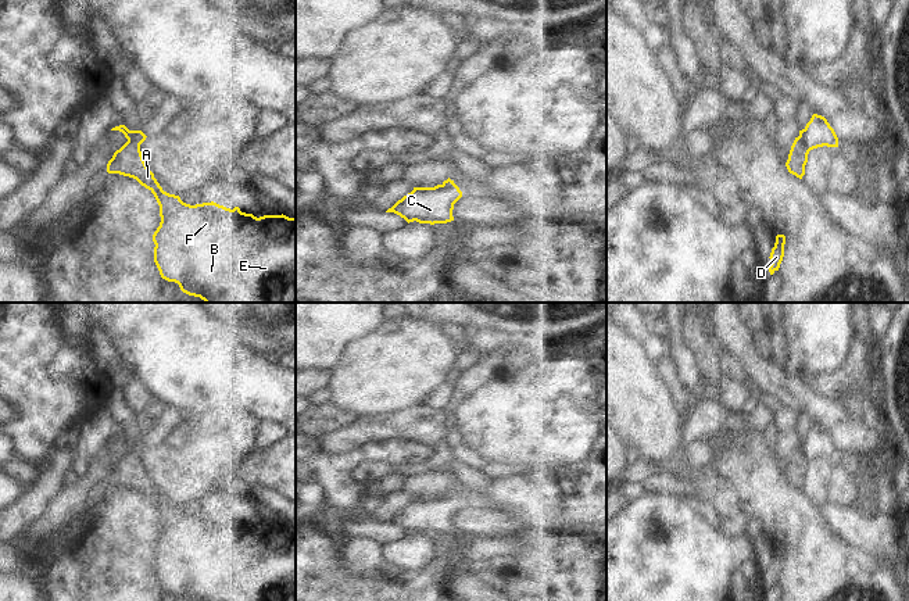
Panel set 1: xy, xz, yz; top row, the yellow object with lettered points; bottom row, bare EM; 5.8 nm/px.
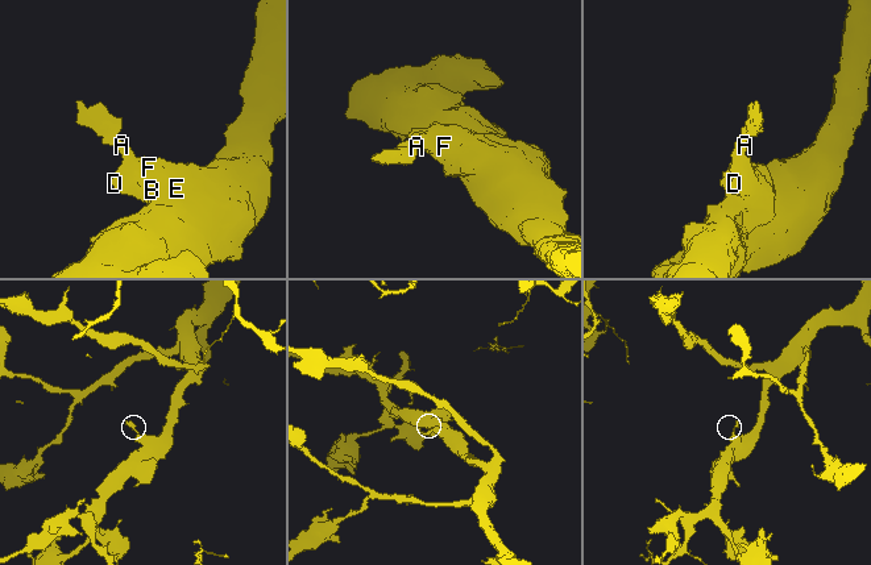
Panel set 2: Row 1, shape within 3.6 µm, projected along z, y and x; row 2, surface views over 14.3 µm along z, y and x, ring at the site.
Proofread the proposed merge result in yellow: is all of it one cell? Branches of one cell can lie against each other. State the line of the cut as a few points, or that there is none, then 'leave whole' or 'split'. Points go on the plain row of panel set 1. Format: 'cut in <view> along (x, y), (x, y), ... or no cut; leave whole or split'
cut in xy along (128, 450), (138, 450), (140, 454); split

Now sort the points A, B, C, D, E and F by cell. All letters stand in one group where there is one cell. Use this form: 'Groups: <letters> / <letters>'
Groups: A B D E F / C.

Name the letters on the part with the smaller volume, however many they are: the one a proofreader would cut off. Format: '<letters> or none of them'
C

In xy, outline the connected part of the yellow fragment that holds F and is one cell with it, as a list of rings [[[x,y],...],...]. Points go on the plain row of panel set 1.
[[[129,450],[114,464],[107,483],[133,489],[154,505],[161,527],[153,545],[154,573],[162,590],[178,594],[180,601],[296,601],[296,529],[283,525],[257,529],[239,518],[230,520],[214,512],[186,515],[179,507],[162,501],[143,471],[140,455],[139,450]]]

